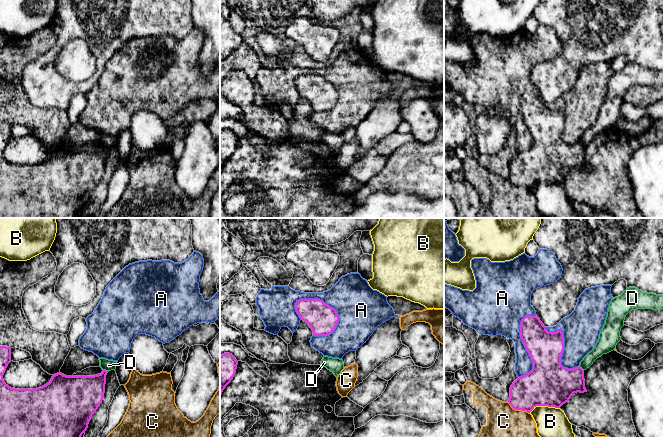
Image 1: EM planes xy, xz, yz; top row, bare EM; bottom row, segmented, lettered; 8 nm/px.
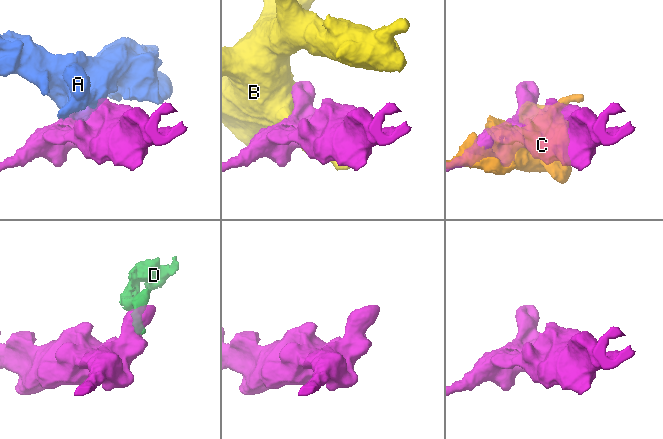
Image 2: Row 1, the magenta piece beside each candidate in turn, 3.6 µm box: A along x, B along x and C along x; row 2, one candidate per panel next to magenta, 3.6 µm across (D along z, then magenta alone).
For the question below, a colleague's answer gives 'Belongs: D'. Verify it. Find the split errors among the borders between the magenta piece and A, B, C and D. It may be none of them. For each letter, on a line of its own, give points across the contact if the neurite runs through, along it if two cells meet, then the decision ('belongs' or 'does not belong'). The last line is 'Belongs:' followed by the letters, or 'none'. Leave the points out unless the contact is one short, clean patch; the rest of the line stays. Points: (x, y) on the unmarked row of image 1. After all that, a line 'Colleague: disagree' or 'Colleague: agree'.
A: does not belong
B: does not belong
C: does not belong
D: along xy (102, 144), (108, 147) | does not belong
Belongs: none
Colleague: disagree

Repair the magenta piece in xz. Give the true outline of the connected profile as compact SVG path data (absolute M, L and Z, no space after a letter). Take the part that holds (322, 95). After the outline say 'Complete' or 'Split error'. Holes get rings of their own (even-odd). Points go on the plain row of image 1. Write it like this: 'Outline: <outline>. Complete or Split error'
Outline: M320 75L298 76L295 85L300 95L310 102L314 112L330 111L339 97L336 86Z. Complete

